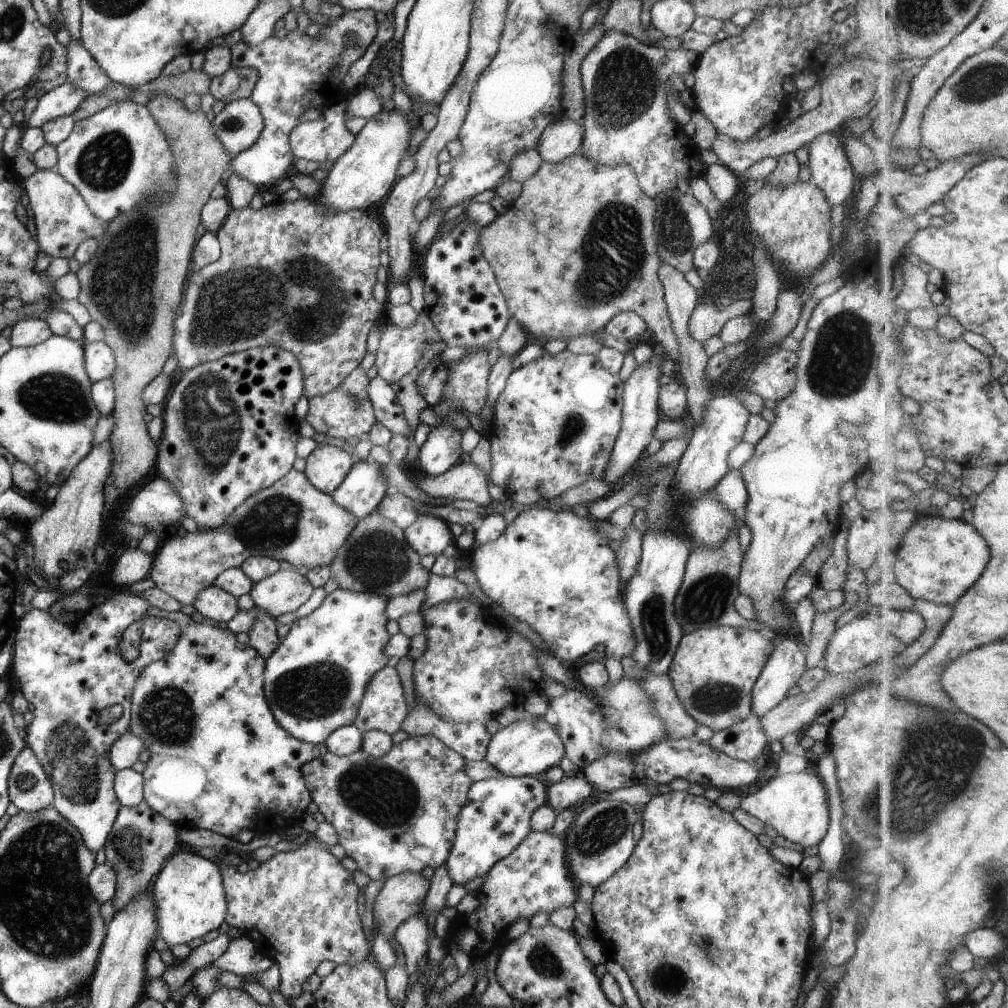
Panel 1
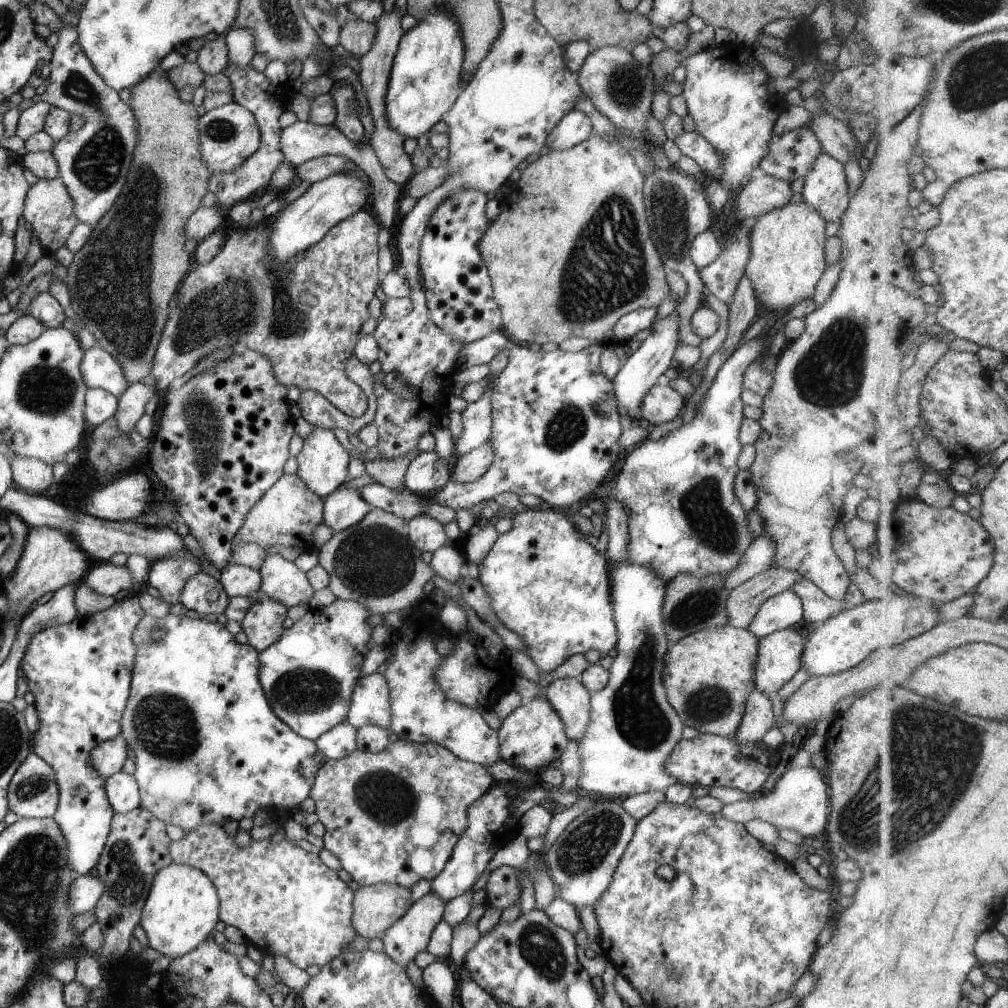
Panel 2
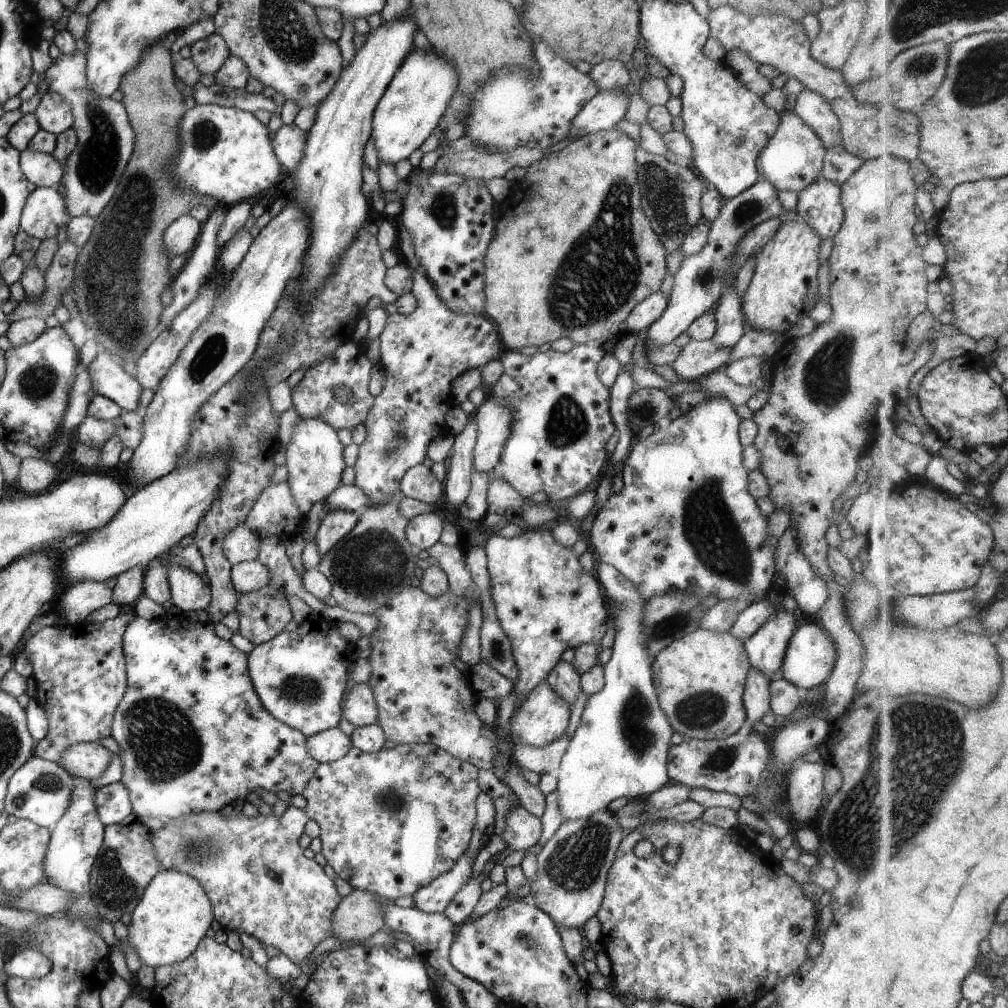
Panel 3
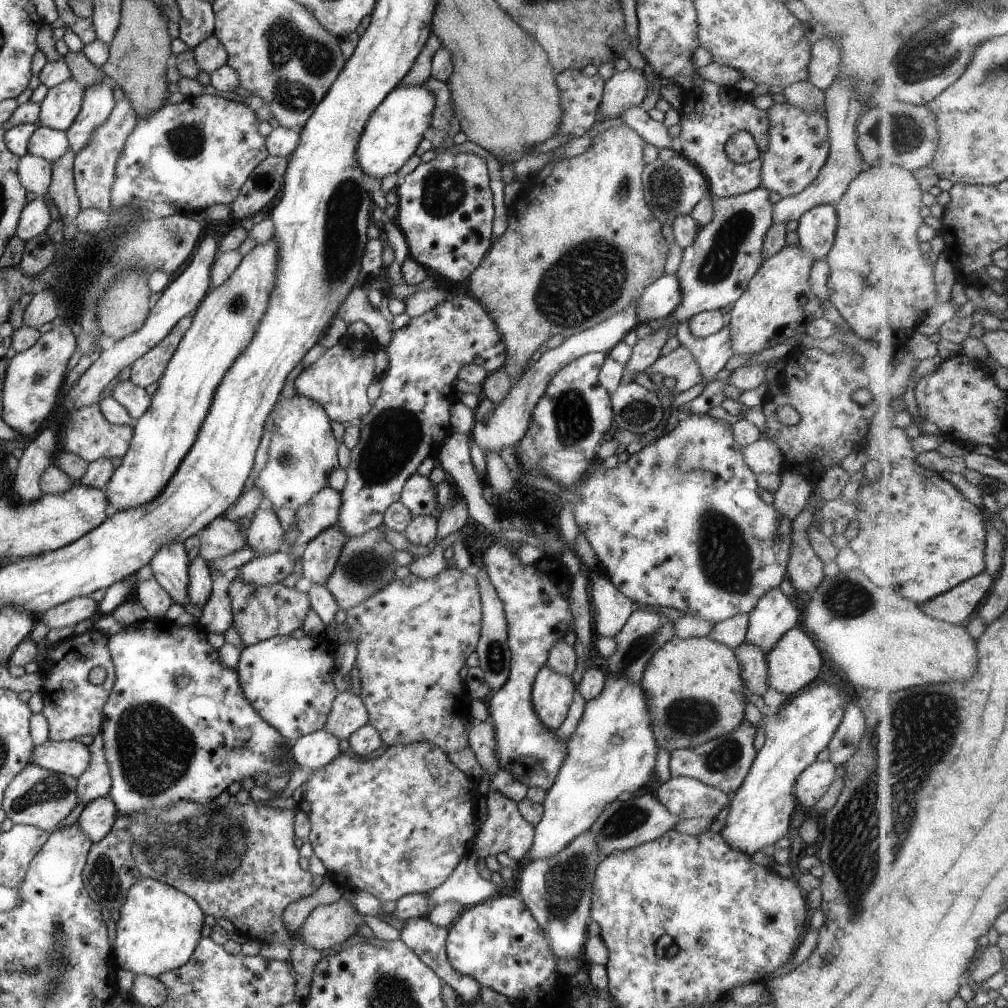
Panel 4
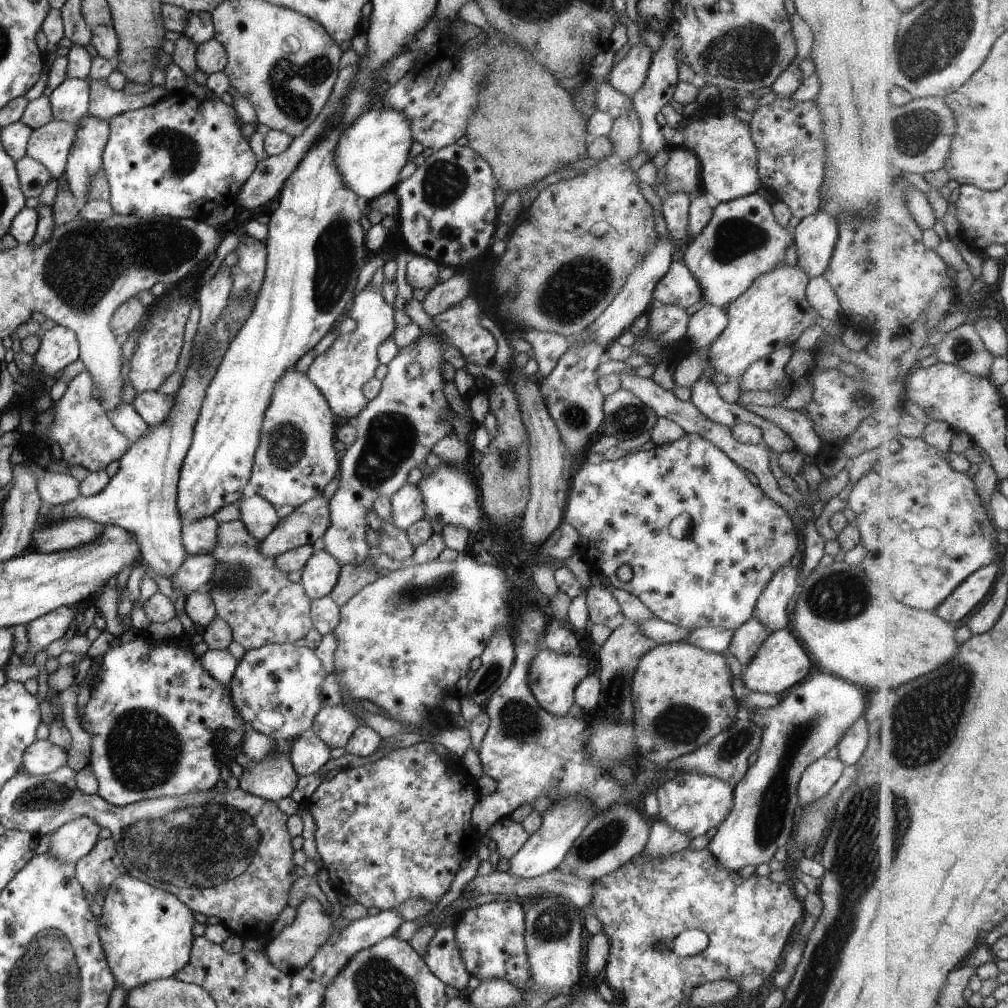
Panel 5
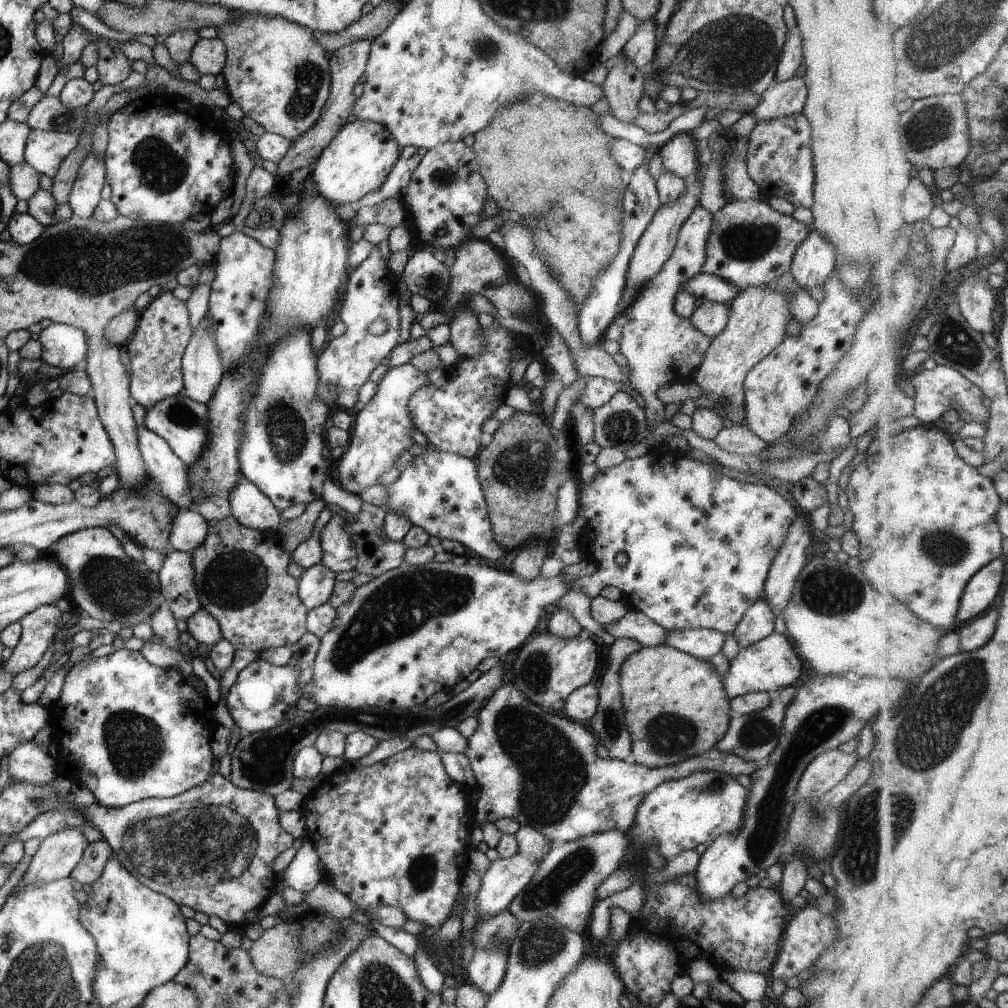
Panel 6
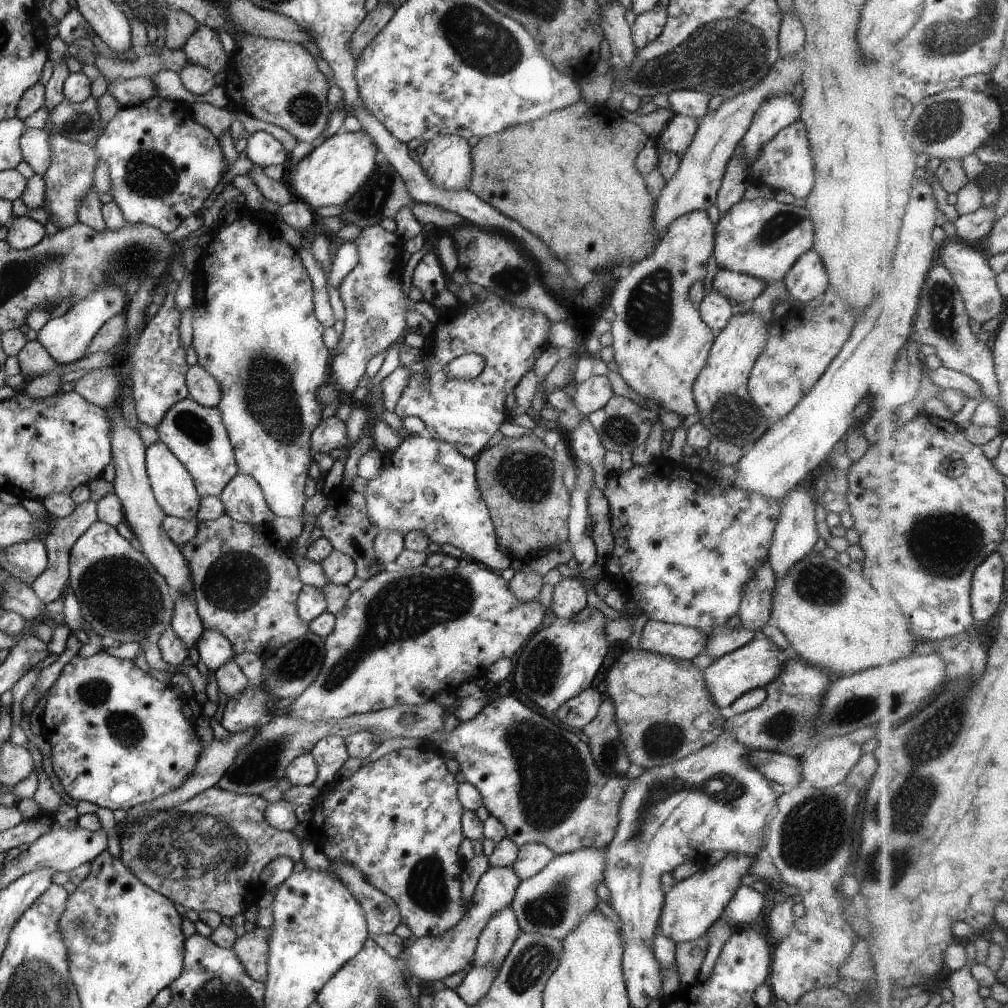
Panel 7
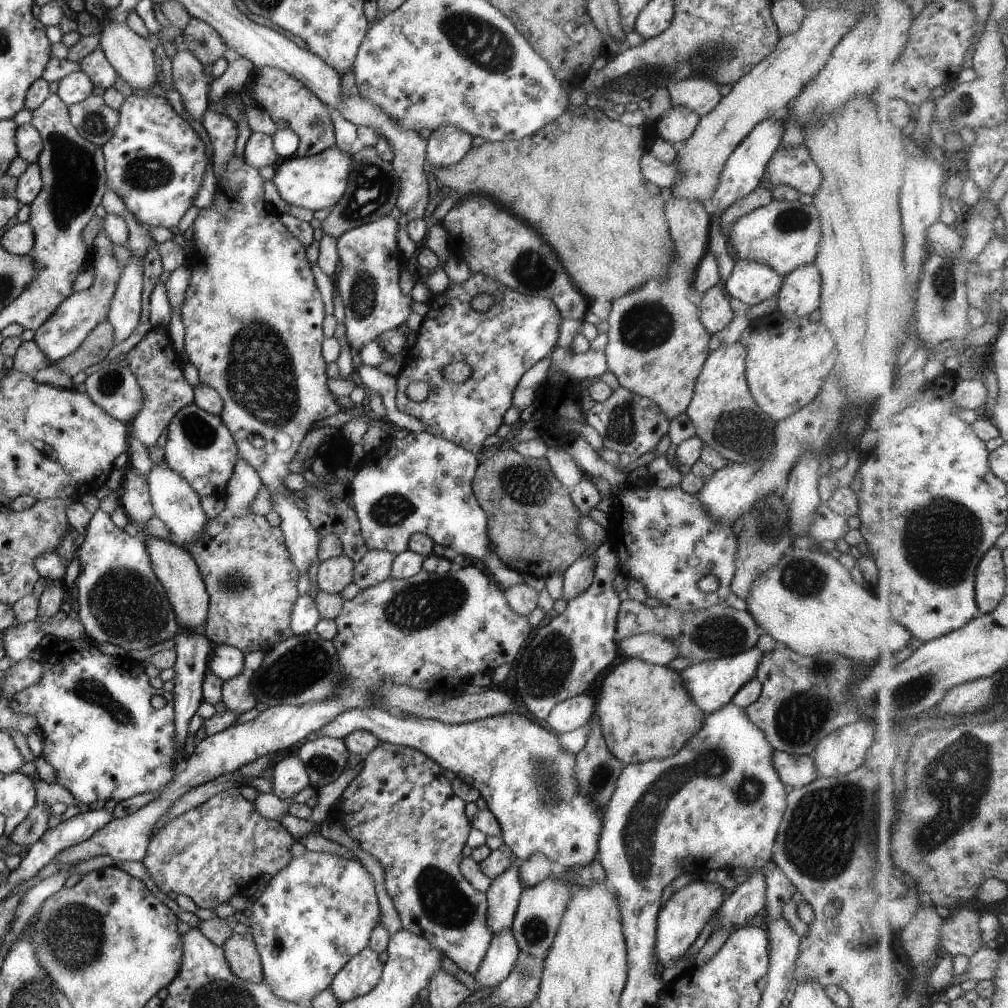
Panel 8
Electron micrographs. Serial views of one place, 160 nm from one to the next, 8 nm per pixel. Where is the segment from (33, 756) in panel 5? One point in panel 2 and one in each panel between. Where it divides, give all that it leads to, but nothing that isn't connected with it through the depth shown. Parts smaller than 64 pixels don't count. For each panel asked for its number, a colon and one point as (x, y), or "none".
2: (107, 757)
3: (88, 760)
4: (70, 758)

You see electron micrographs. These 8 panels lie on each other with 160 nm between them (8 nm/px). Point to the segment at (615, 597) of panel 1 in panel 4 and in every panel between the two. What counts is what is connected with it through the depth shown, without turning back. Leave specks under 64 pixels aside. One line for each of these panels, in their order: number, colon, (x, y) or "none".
2: (545, 582)
3: (545, 602)
4: (536, 604)

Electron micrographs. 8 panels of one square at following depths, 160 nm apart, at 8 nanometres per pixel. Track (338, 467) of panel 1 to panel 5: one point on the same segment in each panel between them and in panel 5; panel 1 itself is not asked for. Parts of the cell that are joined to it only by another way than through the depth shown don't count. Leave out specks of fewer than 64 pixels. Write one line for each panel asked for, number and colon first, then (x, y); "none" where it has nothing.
2: (321, 464)
3: (313, 456)
4: (302, 453)
5: (295, 459)

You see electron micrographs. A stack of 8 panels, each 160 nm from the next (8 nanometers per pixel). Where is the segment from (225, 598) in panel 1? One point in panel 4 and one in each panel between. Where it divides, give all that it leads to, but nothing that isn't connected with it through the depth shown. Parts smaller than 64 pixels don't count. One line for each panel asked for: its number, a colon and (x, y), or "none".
2: (203, 594)
3: (188, 592)
4: (169, 566)

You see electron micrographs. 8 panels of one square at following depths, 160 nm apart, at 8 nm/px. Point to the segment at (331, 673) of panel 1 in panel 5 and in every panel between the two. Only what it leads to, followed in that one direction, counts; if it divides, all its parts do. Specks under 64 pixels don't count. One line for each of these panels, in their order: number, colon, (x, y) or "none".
2: (308, 674)
3: (299, 676)
4: (289, 682)
5: (275, 688)

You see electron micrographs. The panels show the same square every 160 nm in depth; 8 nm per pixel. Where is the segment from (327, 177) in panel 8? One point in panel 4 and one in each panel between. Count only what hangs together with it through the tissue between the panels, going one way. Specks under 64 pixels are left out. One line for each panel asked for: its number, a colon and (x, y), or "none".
4: (391, 134)
5: (374, 147)
6: (355, 161)
7: (332, 172)

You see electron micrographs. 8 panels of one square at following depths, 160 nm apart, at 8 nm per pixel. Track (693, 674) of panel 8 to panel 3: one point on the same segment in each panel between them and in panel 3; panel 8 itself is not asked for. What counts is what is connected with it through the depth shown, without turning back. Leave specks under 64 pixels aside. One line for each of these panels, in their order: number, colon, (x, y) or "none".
3: (809, 657)
4: (793, 662)
5: (780, 663)
6: (768, 665)
7: (755, 664)

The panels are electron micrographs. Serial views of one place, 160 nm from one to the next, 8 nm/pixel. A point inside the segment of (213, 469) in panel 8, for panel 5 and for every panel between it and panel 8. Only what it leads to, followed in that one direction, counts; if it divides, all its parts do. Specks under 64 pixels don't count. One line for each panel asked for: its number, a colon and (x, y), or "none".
5: (152, 406)
6: (181, 422)
7: (195, 434)

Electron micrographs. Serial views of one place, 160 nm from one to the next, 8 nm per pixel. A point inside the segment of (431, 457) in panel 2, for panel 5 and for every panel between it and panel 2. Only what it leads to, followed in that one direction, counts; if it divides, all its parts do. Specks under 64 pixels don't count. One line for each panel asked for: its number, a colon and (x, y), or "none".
3: (417, 482)
4: (418, 494)
5: (406, 505)

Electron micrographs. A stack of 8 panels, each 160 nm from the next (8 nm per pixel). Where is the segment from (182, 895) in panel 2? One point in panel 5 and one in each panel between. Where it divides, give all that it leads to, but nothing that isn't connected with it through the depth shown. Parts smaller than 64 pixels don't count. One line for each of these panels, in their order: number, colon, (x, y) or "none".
3: (173, 914)
4: (158, 928)
5: (145, 932)

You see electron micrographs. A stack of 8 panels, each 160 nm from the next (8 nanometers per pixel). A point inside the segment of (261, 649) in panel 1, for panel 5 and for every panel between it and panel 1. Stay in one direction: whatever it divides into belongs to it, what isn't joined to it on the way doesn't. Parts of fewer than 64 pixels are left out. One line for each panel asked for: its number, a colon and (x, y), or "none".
2: (261, 624)
3: (262, 613)
4: (258, 612)
5: (260, 606)

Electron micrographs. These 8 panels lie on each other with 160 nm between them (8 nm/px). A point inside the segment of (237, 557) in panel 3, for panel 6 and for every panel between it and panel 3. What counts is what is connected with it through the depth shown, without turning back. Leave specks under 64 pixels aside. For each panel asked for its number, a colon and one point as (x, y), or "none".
4: (220, 537)
5: (198, 538)
6: (188, 529)

